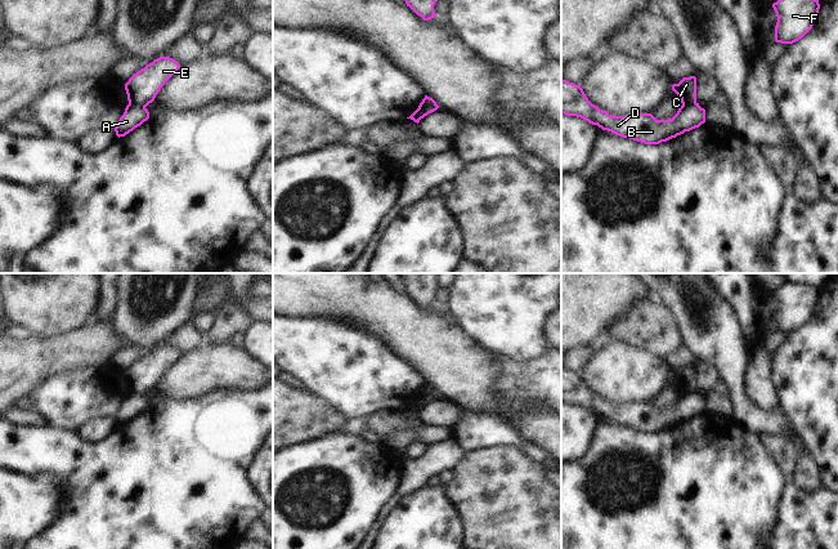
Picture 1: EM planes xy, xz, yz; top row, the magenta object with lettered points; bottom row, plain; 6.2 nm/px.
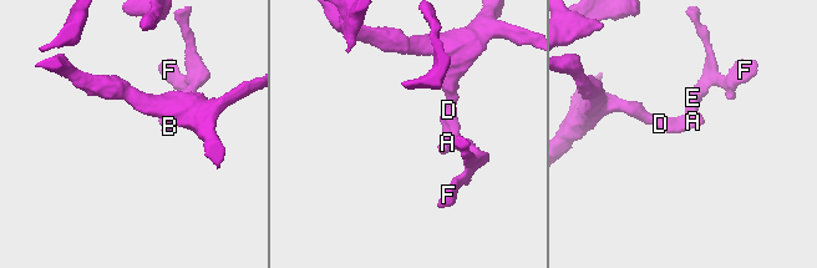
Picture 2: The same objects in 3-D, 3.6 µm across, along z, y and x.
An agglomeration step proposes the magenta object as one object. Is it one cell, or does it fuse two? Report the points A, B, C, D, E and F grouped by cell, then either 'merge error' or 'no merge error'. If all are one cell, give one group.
A B D / C E F | merge error

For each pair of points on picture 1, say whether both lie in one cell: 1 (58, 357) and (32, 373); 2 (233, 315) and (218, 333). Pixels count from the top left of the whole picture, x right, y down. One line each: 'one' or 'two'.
1: one
2: one

